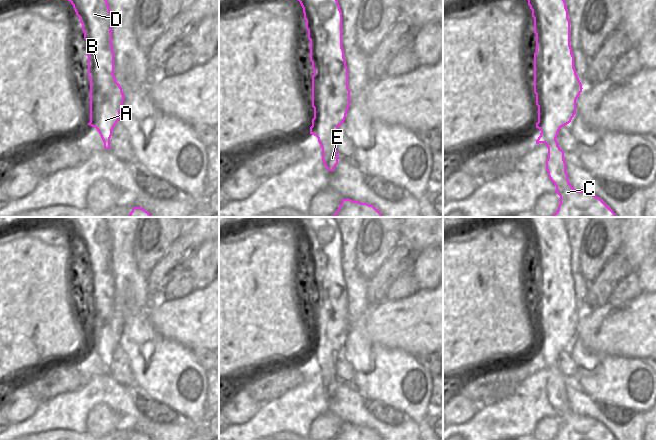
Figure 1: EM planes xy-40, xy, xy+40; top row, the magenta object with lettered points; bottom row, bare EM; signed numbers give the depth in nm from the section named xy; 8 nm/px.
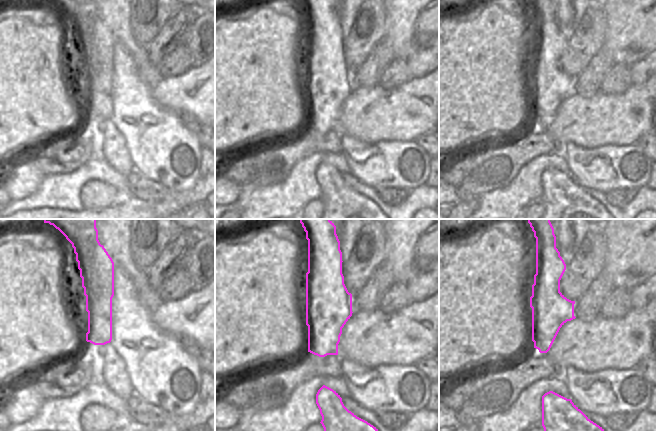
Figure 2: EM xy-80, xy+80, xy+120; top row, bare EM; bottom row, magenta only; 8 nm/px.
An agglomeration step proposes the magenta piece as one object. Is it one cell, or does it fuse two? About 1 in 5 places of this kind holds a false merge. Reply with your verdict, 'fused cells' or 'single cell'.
fused cells

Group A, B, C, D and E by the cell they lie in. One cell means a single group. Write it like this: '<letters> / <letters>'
A C E / B D

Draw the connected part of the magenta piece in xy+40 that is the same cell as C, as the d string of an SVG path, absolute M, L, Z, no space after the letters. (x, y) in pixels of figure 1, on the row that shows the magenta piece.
M552 0L554 14L554 78L547 76L545 81L534 81L534 93L538 106L538 122L536 128L541 133L536 144L545 143L548 148L546 170L552 183L556 186L555 193L560 196L558 210L552 217L617 217L614 211L599 197L585 191L577 191L569 182L566 172L564 151L556 140L561 127L569 124L576 114L576 100L582 92L582 84L574 68L574 56L570 46L570 20L565 0Z

